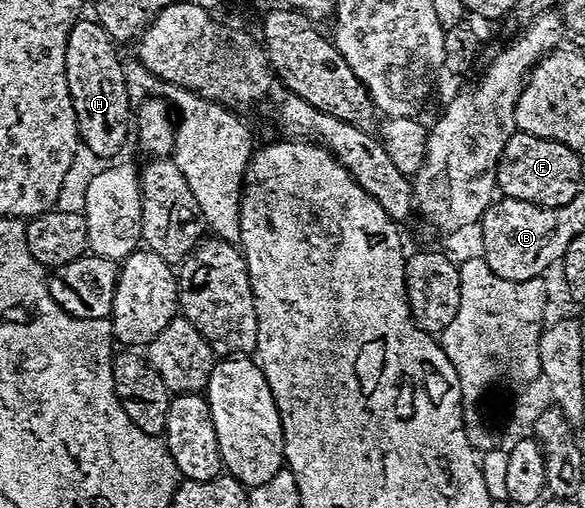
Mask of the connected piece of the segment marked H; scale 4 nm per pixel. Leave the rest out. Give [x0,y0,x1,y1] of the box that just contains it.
[65,20,133,160]

